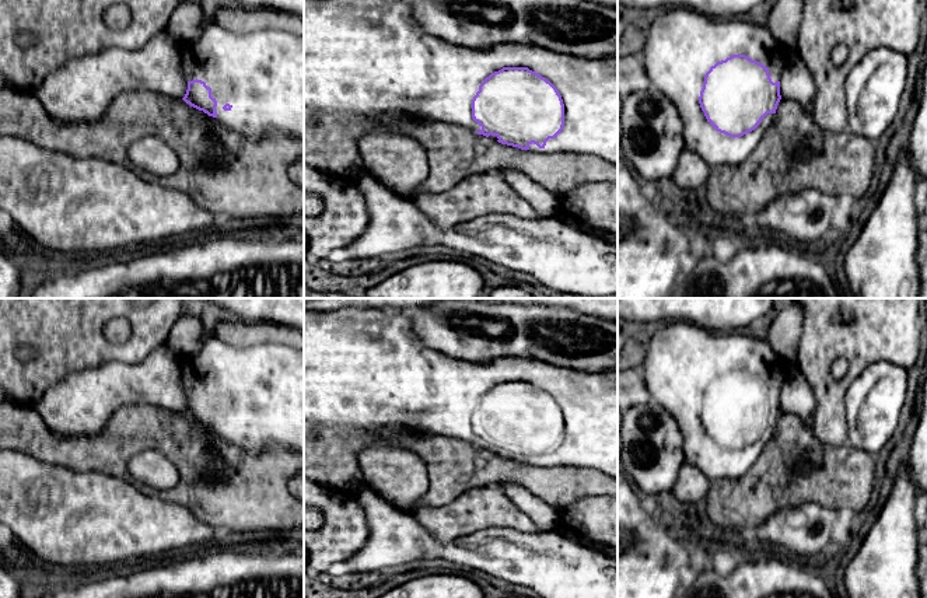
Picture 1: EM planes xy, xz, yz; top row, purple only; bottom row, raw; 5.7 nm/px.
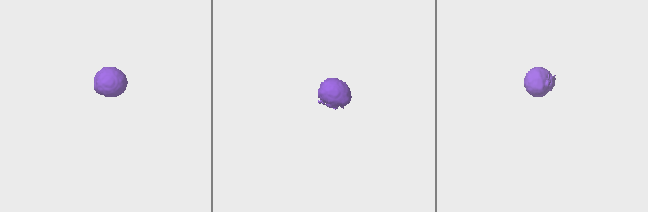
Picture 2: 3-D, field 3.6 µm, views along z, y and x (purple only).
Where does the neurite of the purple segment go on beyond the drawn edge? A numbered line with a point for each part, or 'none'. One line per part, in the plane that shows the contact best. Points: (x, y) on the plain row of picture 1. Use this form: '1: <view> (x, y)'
1: xz (363, 367)

